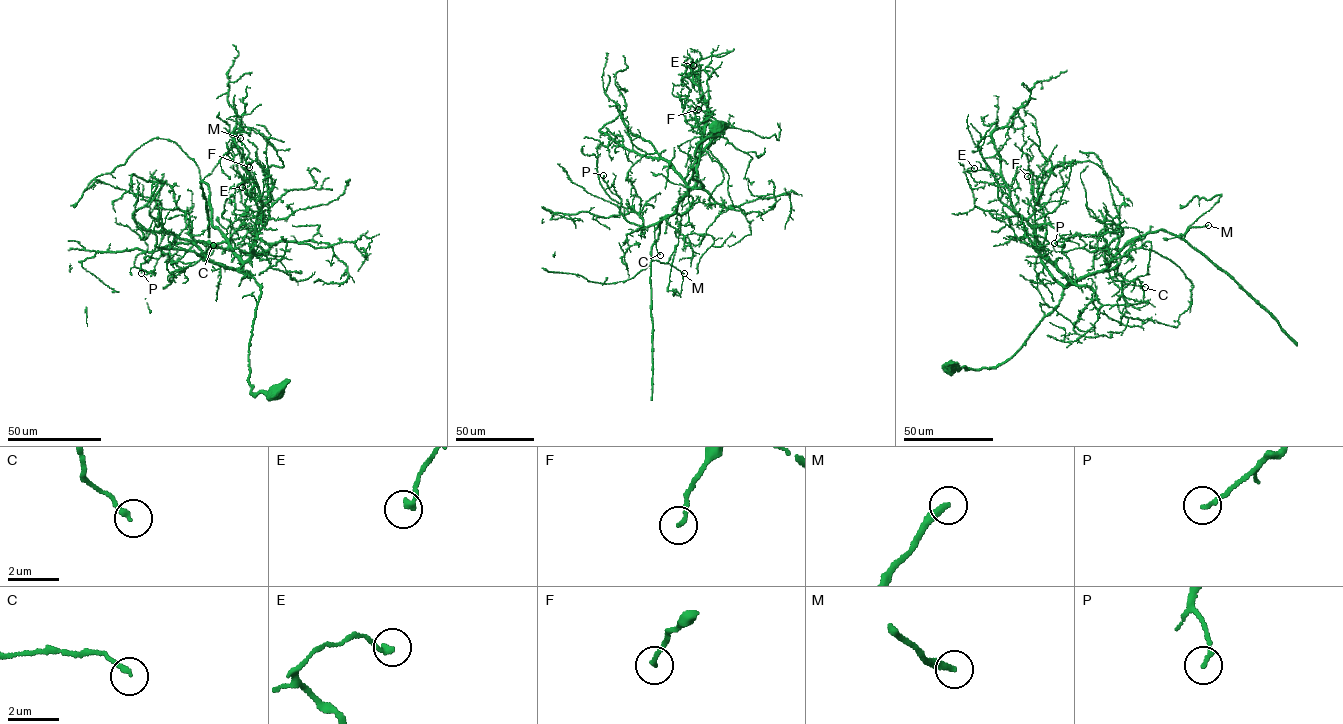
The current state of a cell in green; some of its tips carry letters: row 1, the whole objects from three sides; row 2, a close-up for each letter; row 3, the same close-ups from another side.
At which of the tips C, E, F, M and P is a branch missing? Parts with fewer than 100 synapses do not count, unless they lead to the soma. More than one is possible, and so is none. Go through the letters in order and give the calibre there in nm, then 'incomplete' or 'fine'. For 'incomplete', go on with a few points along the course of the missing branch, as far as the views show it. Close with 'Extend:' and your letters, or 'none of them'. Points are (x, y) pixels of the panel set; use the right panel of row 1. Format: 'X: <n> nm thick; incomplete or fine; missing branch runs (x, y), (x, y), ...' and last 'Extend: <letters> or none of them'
C: 190 nm thick; fine
E: 240 nm thick; fine
F: 170 nm thick; fine
M: 280 nm thick; incomplete; missing branch runs (1208, 225), (1216, 233), (1200, 258), (1185, 302), (1155, 335), (1100, 355), (1072, 351), (1039, 337)
P: 170 nm thick; fine
Extend: M

